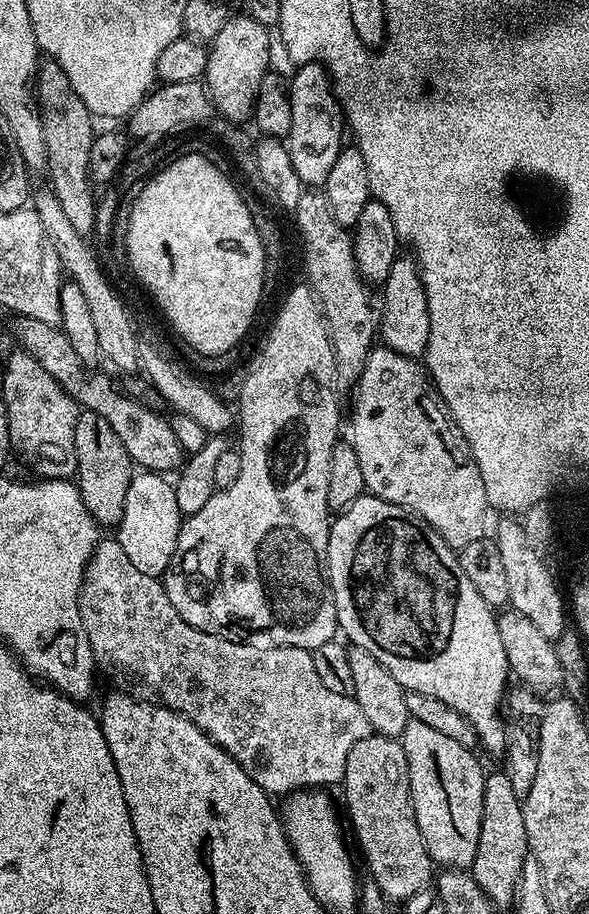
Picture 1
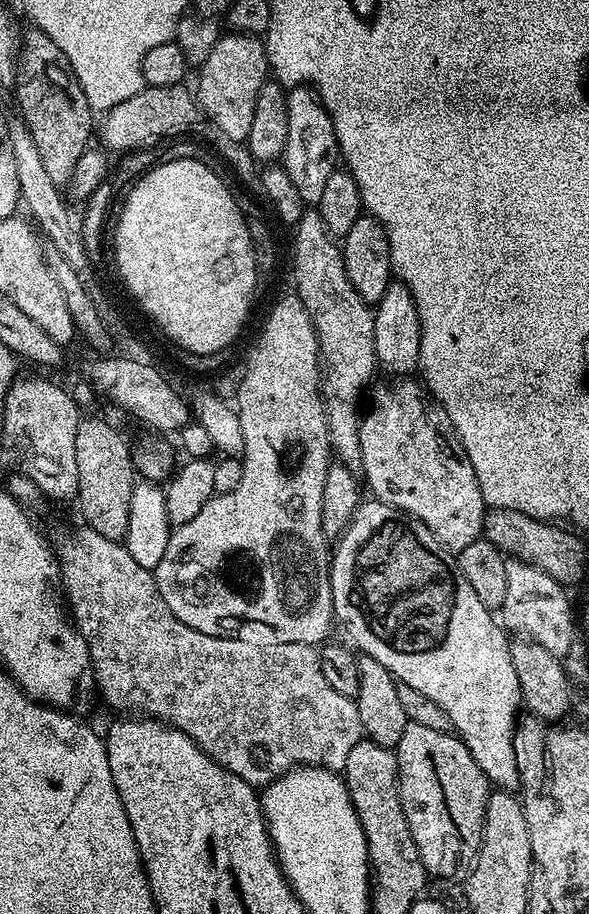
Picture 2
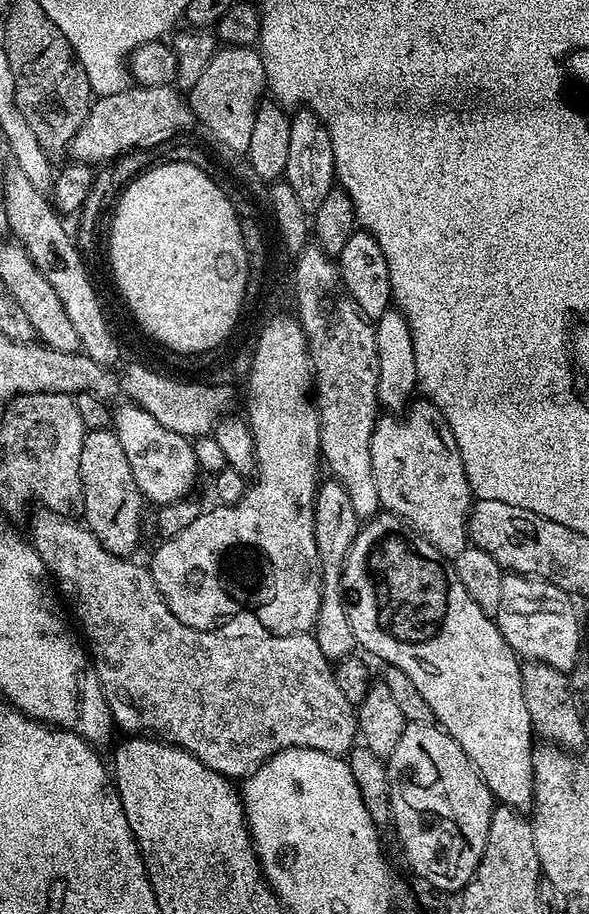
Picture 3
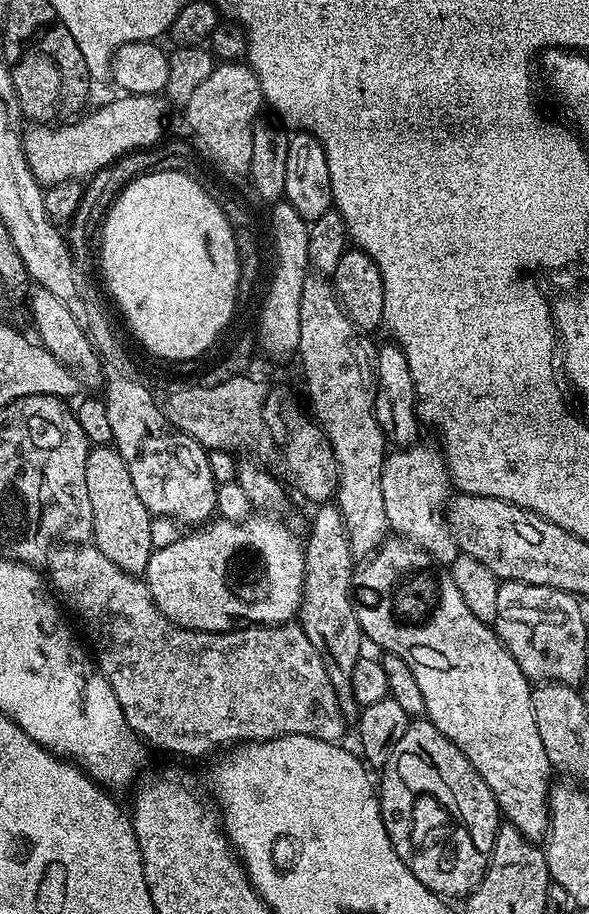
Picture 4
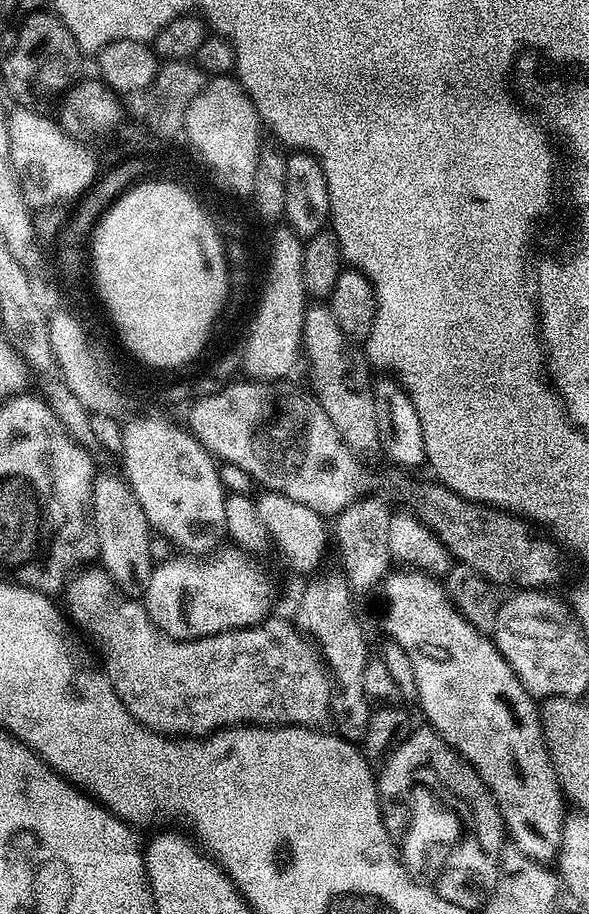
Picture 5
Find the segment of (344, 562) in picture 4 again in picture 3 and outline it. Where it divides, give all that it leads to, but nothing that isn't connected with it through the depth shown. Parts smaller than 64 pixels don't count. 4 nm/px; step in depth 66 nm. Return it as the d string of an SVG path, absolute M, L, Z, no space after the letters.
M335 478L326 480L316 489L316 509L314 510L314 538L318 542L320 577L322 578L322 602L318 610L314 635L318 646L322 646L322 654L326 654L329 662L339 662L345 656L353 655L357 647L354 630L350 630L350 618L346 614L344 591L340 583L344 559L348 557L348 551L356 533L360 530L362 520L354 514L354 505L350 502L350 494L346 494L346 486L342 486Z

